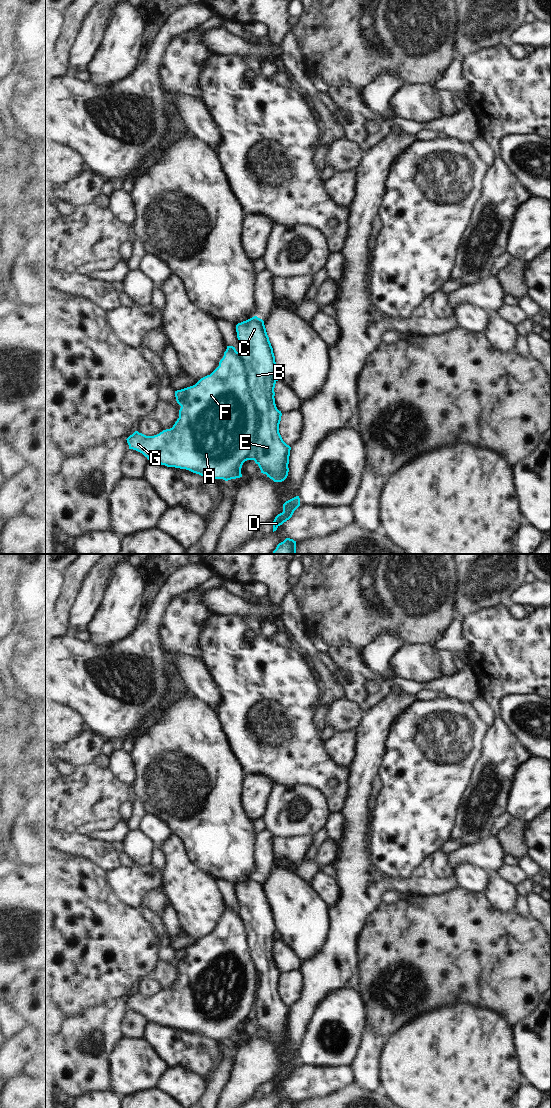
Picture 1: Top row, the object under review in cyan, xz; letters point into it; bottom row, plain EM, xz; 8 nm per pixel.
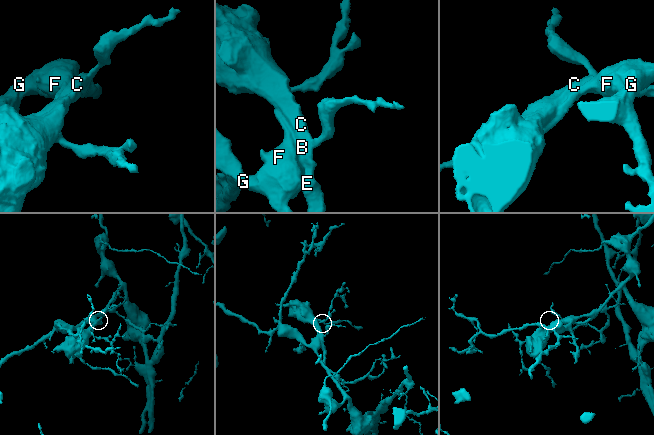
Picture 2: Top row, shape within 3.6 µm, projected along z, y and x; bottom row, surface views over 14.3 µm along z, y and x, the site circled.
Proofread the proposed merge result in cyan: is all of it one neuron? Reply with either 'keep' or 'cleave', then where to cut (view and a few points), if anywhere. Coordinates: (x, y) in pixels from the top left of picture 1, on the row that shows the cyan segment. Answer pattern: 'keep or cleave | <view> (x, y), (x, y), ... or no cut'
cleave | xz (238, 352), (248, 372), (252, 399), (259, 415), (253, 459)

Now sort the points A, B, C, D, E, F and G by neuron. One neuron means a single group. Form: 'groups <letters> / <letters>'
groups A F G / B C D E

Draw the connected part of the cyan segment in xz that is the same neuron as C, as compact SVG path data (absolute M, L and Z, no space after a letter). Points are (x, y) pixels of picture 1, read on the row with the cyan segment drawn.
M257 316L238 323L236 325L236 332L240 343L239 353L249 372L249 384L253 393L253 400L260 415L253 460L259 466L261 473L266 474L267 477L274 482L282 482L288 476L291 447L283 441L279 433L282 413L277 409L274 398L276 381L273 379L273 374L278 371L278 369L273 348L269 341L264 321Z

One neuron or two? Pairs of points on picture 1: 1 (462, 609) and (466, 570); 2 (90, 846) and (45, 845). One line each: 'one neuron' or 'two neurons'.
1: one neuron
2: one neuron

